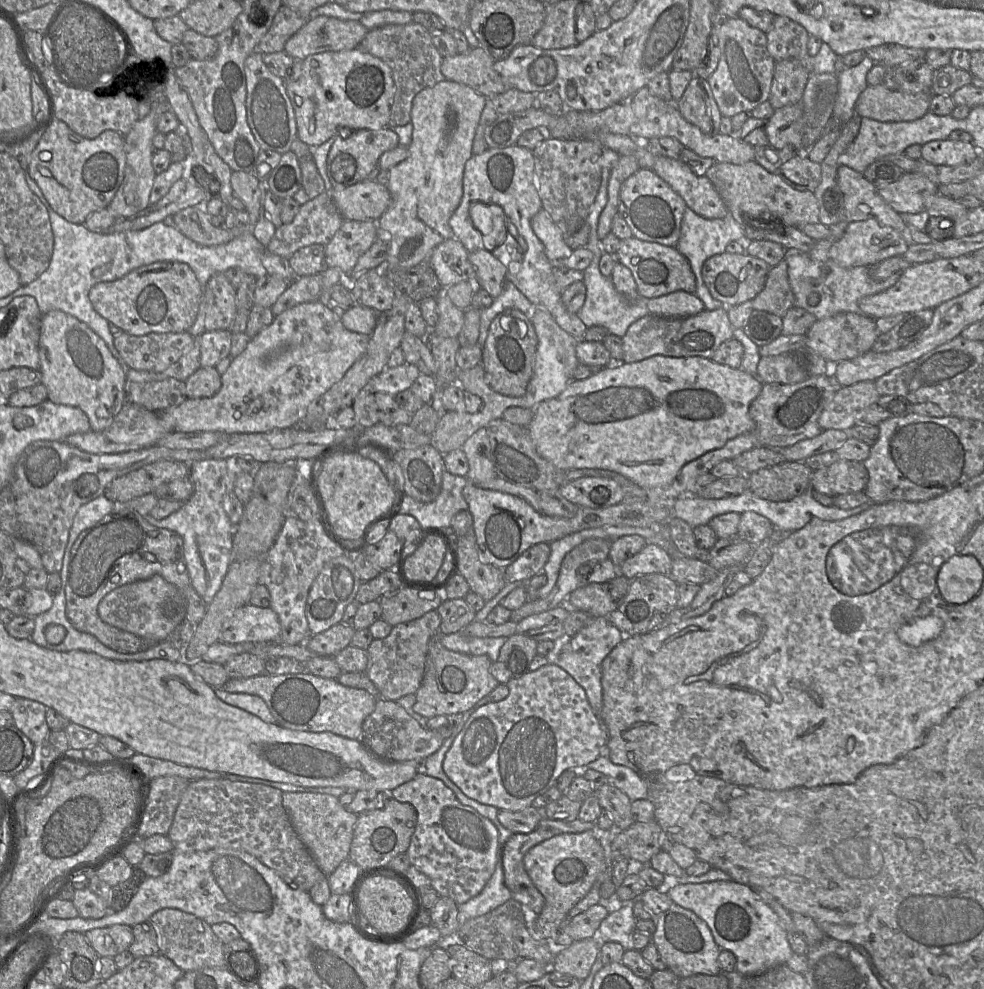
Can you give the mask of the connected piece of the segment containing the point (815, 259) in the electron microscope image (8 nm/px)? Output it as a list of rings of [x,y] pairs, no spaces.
[[[845,220],[829,227],[831,239],[816,241],[810,252],[789,252],[785,258],[788,266],[789,282],[795,296],[795,307],[802,308],[813,314],[817,319],[823,319],[840,312],[863,314],[859,301],[866,296],[880,293],[893,286],[902,272],[895,272],[883,281],[875,281],[871,277],[871,267],[842,267],[829,259],[829,249],[832,243],[844,233]]]

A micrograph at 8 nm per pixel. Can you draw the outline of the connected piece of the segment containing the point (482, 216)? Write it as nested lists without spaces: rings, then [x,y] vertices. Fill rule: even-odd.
[[[474,203],[471,205],[470,218],[473,226],[483,234],[495,248],[505,241],[507,230],[505,214],[499,205]]]

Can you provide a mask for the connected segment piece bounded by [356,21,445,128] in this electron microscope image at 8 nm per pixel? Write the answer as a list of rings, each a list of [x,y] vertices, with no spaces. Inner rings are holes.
[[[414,21],[371,29],[356,48],[381,59],[392,71],[395,94],[388,121],[390,128],[411,123],[411,109],[416,94],[445,80],[441,72],[443,57],[434,46],[431,33]]]

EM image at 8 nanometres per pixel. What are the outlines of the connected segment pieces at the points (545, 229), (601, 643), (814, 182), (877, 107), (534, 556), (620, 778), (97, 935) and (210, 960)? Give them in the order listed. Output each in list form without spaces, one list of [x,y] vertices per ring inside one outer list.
[[[544,209],[532,218],[531,226],[535,235],[543,243],[546,257],[550,262],[557,262],[573,253],[573,250],[564,242],[564,234]]]
[[[592,617],[589,623],[575,635],[558,642],[556,648],[546,657],[548,663],[554,663],[565,670],[584,689],[588,702],[601,719],[602,710],[602,661],[625,636],[611,624],[607,617]]]
[[[805,153],[789,154],[780,167],[780,175],[788,185],[812,193],[821,182],[821,172],[821,164],[810,160]]]
[[[868,85],[855,104],[856,114],[881,122],[913,121],[929,111],[930,93],[906,93]]]
[[[538,543],[523,552],[512,564],[503,569],[507,582],[527,582],[543,570],[550,555],[549,543]]]
[[[599,756],[586,767],[607,776],[609,783],[624,792],[632,801],[646,799],[648,782],[632,769],[614,764],[609,757]]]
[[[116,924],[104,928],[96,928],[83,933],[90,945],[100,957],[114,958],[128,951],[133,942],[132,927]]]
[[[164,908],[152,914],[149,921],[157,933],[159,954],[169,958],[183,971],[203,968],[227,969],[224,943],[204,920],[178,909]]]

